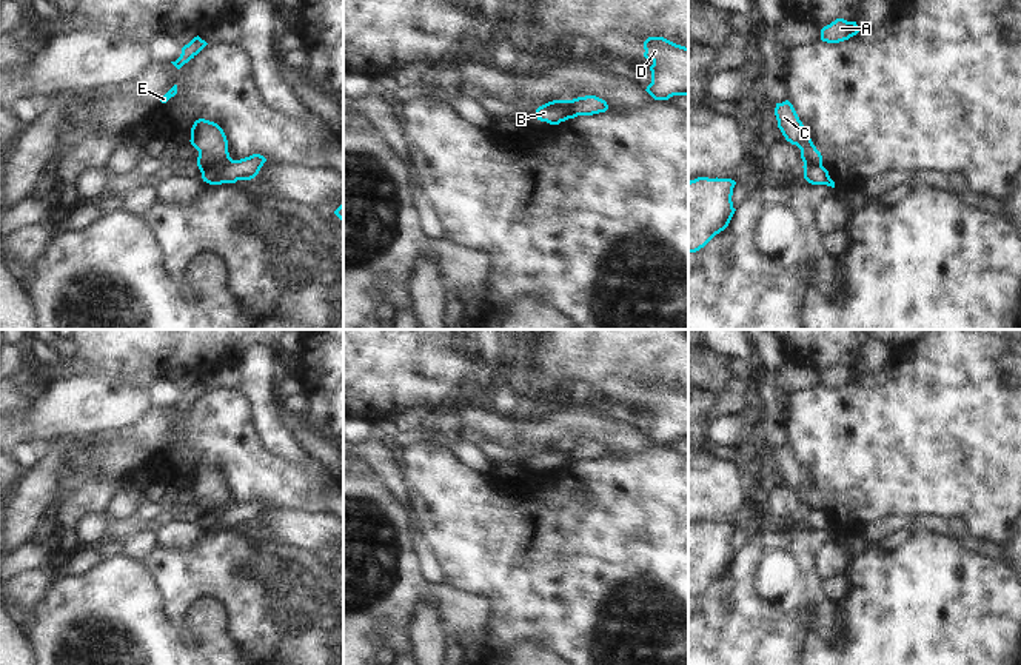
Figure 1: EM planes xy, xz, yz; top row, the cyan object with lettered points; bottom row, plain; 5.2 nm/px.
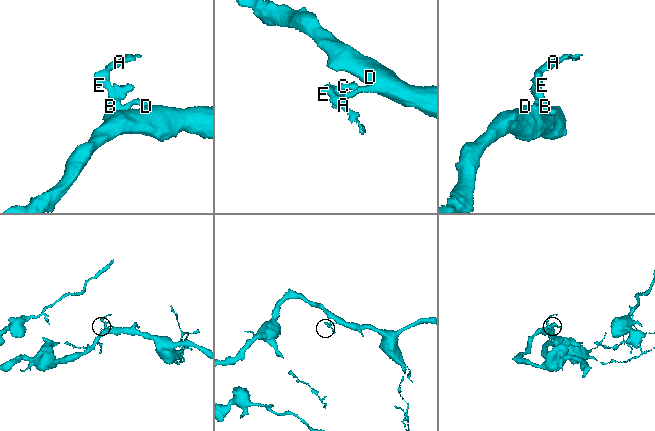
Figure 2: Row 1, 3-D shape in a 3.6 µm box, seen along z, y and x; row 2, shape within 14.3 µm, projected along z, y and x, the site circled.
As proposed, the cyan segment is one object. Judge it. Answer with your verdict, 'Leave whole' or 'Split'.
Split

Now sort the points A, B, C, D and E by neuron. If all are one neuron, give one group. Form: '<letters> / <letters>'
A B C E / D

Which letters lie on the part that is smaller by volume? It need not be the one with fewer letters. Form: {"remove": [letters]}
{"remove": ["A", "B", "C", "E"]}

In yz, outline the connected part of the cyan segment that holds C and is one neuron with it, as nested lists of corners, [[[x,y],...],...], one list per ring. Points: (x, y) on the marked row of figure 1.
[[[788,100],[776,103],[775,115],[785,140],[801,149],[804,165],[822,165],[822,155],[813,145],[793,105]]]

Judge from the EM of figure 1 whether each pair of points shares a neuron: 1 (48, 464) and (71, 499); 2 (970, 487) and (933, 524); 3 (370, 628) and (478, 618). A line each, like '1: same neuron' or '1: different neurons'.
1: different neurons
2: different neurons
3: same neuron

